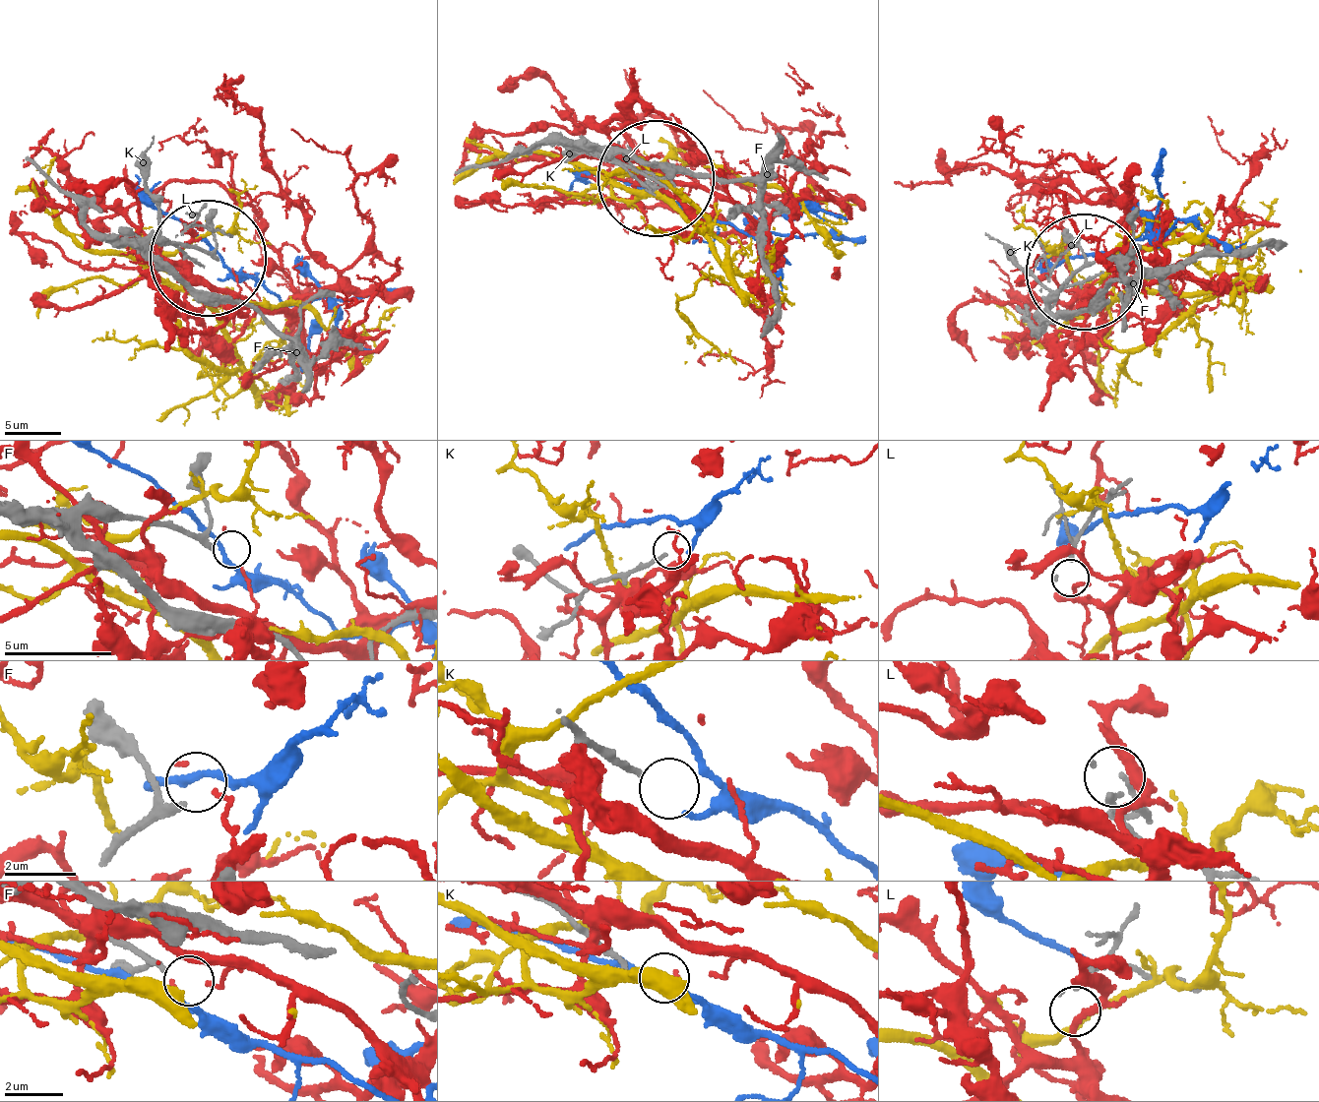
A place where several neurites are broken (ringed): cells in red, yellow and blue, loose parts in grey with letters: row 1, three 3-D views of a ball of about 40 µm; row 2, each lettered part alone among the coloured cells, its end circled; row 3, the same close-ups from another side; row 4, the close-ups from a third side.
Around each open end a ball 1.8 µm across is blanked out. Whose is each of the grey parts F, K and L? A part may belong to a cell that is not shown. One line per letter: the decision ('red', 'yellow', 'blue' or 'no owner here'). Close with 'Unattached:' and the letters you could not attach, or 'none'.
F: no owner here
K: blue
L: no owner here
Unattached: F, L

